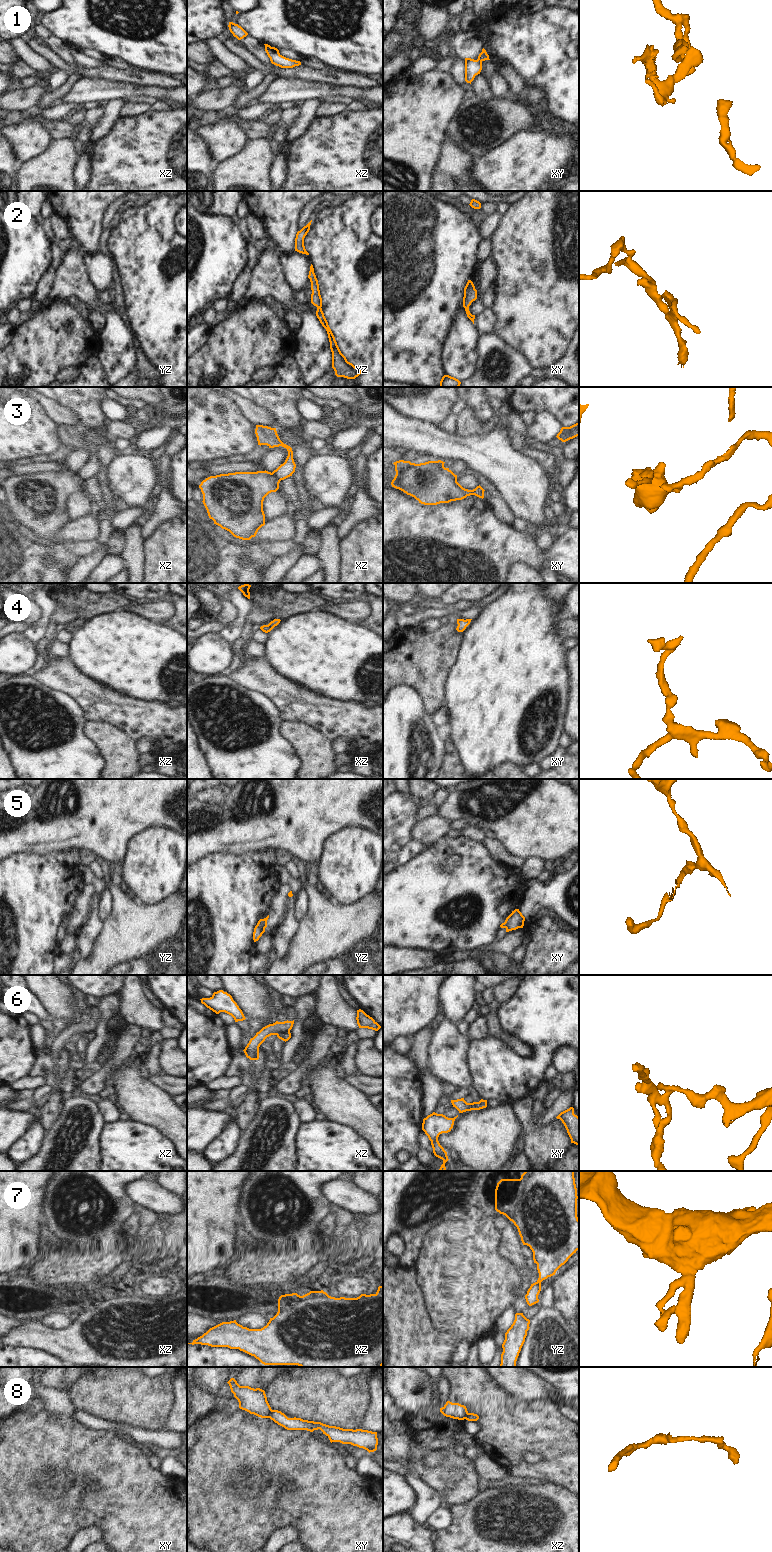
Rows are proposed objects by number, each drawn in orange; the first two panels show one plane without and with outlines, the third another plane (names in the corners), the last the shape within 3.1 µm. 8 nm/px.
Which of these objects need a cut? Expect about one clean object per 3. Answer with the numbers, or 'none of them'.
3, 5, 6, 8

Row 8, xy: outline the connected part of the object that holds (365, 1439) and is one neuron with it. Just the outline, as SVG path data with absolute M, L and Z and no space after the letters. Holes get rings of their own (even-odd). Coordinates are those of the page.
M272 1409L269 1418L287 1430L307 1430L313 1432L314 1430L320 1429L329 1438L331 1443L340 1442L342 1444L351 1444L363 1448L369 1453L377 1450L377 1432L362 1429L343 1429L321 1422L308 1421L296 1417L288 1418L281 1411Z

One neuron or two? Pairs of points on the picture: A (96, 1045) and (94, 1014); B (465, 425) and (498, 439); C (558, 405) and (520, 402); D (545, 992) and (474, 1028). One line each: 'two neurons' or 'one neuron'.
A: two neurons
B: two neurons
C: one neuron
D: two neurons

